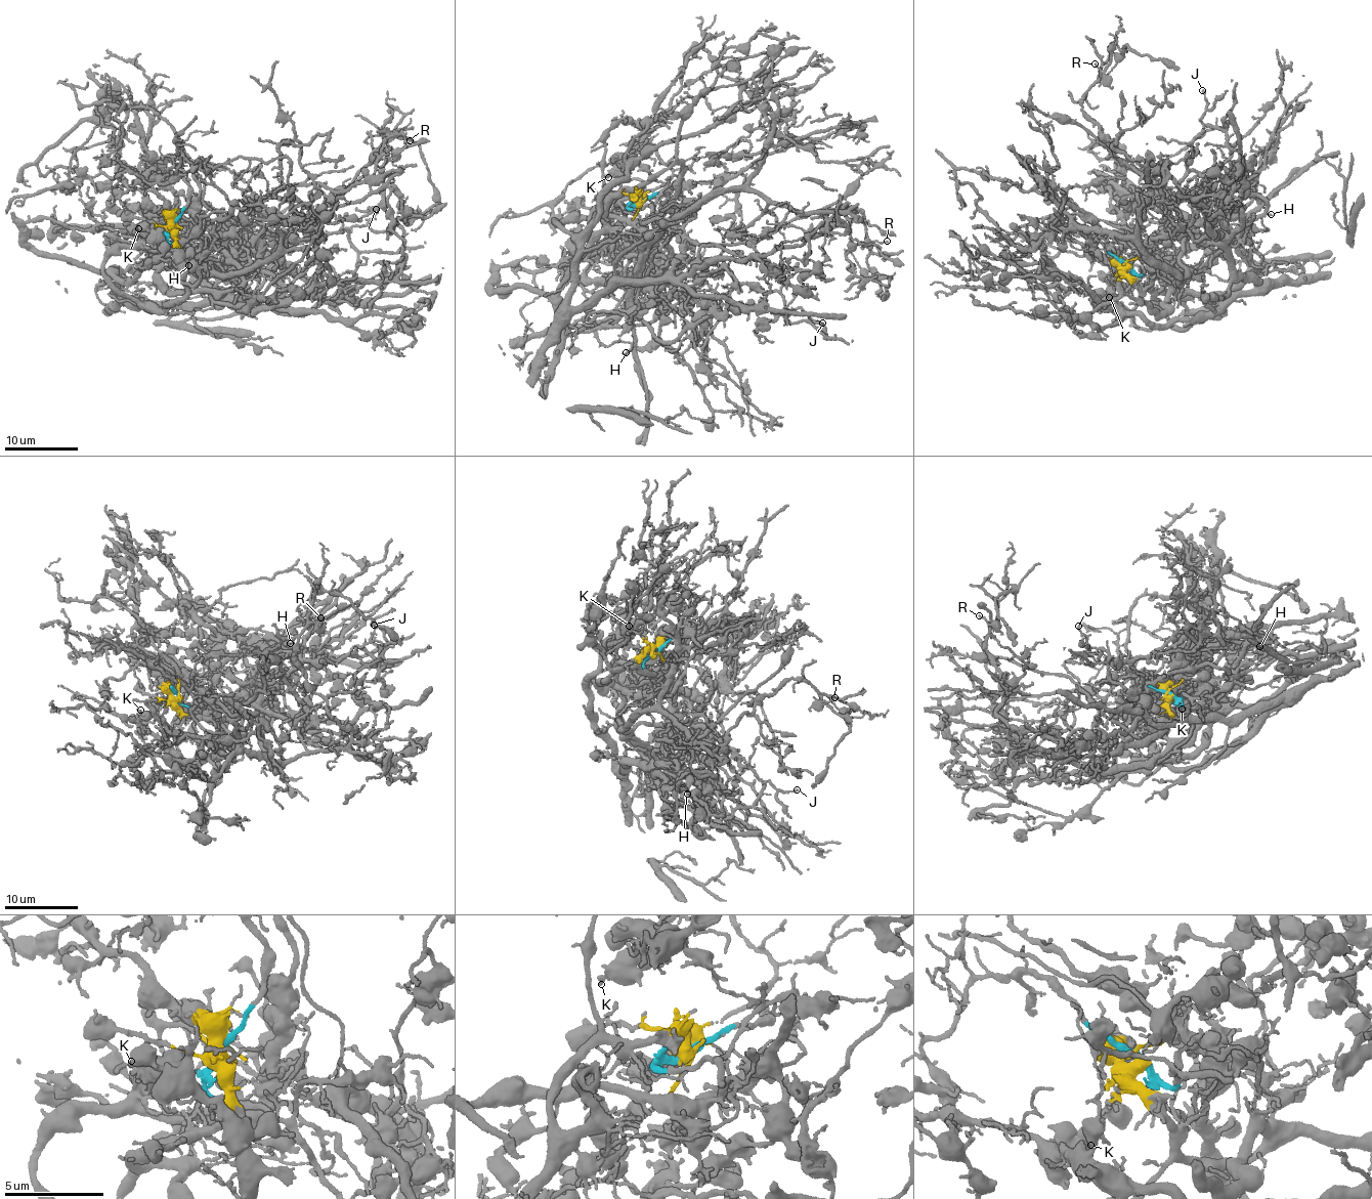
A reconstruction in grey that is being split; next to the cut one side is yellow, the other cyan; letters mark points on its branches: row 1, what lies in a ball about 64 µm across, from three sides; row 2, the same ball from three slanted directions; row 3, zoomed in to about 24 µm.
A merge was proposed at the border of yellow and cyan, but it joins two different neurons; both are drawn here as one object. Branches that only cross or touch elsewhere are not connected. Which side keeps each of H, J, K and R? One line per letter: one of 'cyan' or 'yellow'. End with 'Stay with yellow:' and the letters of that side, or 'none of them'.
H: yellow
J: cyan
K: yellow
R: cyan
Stay with yellow: H, K

